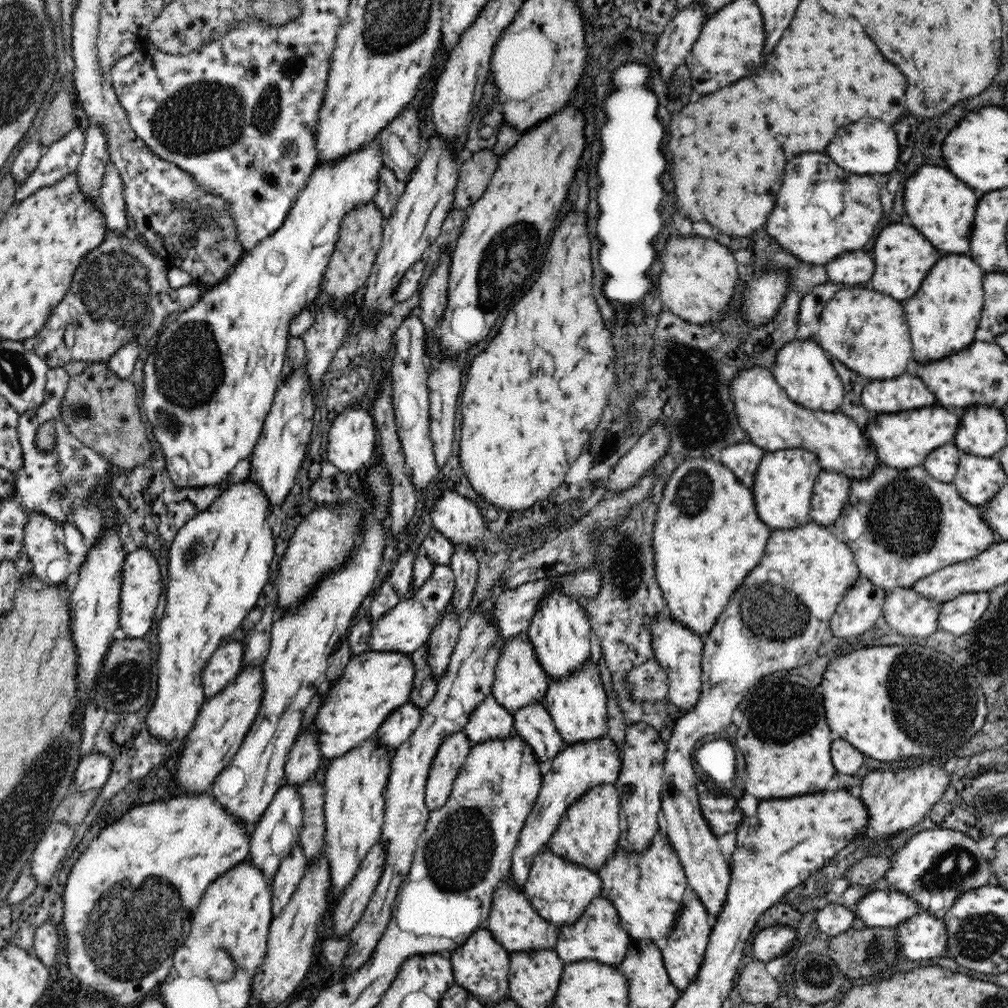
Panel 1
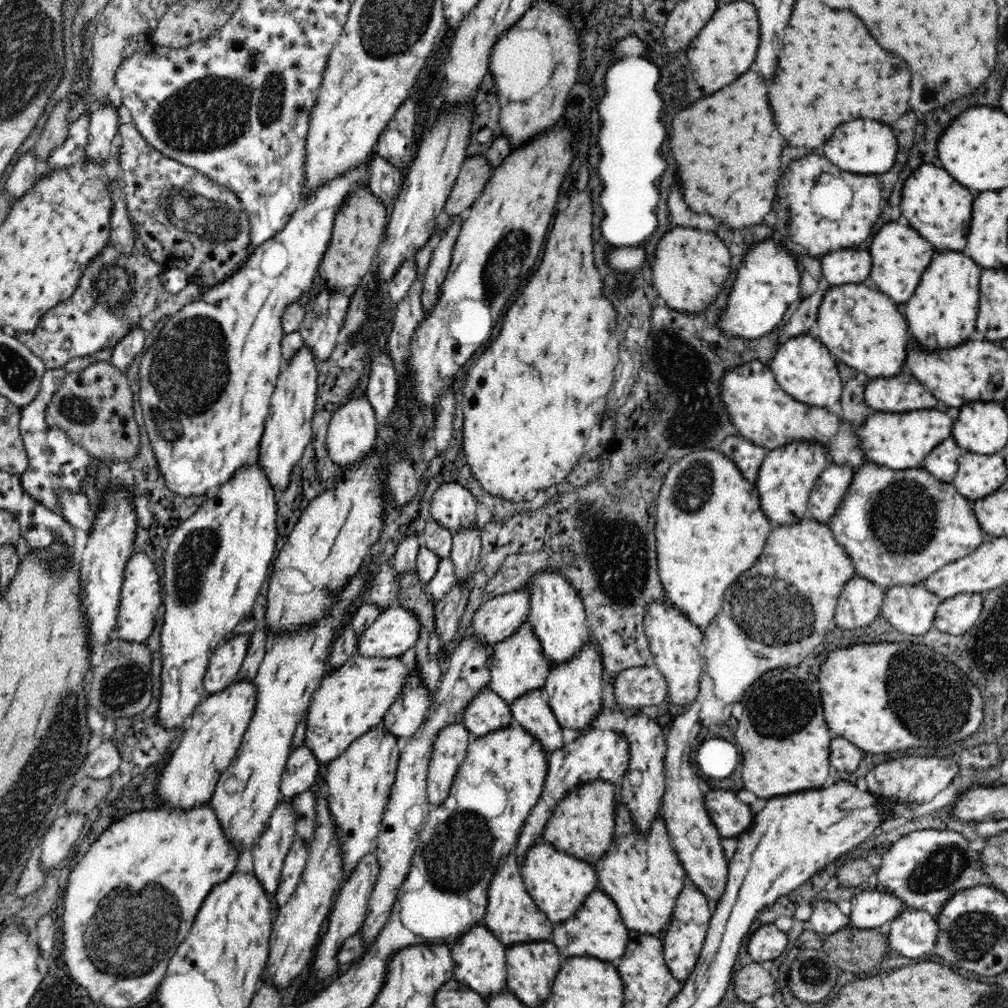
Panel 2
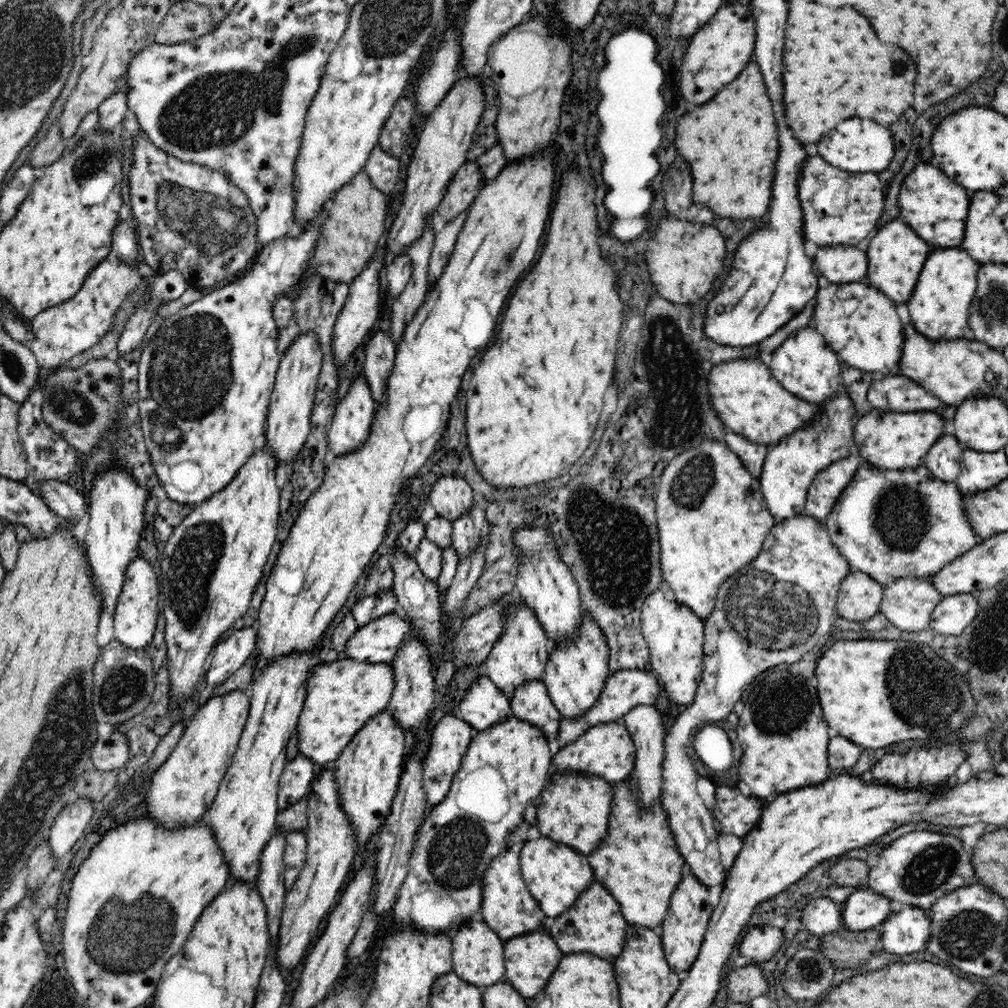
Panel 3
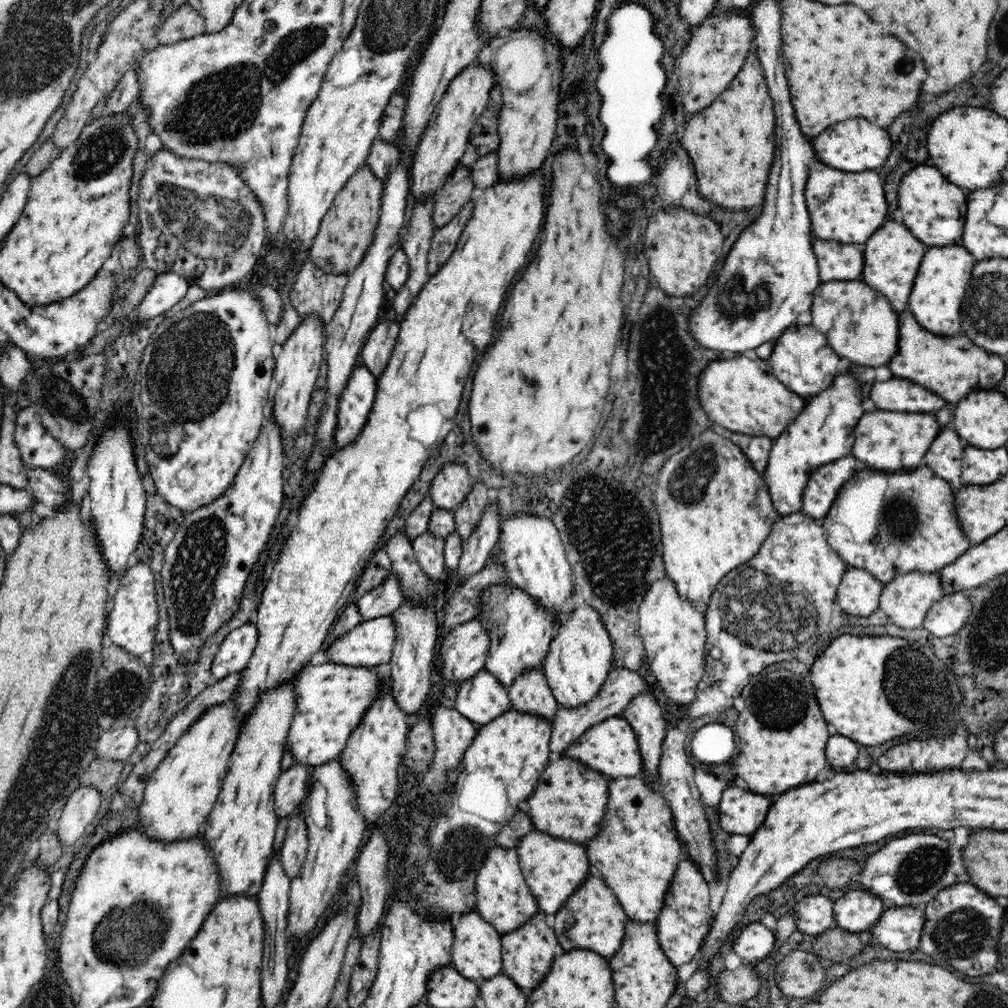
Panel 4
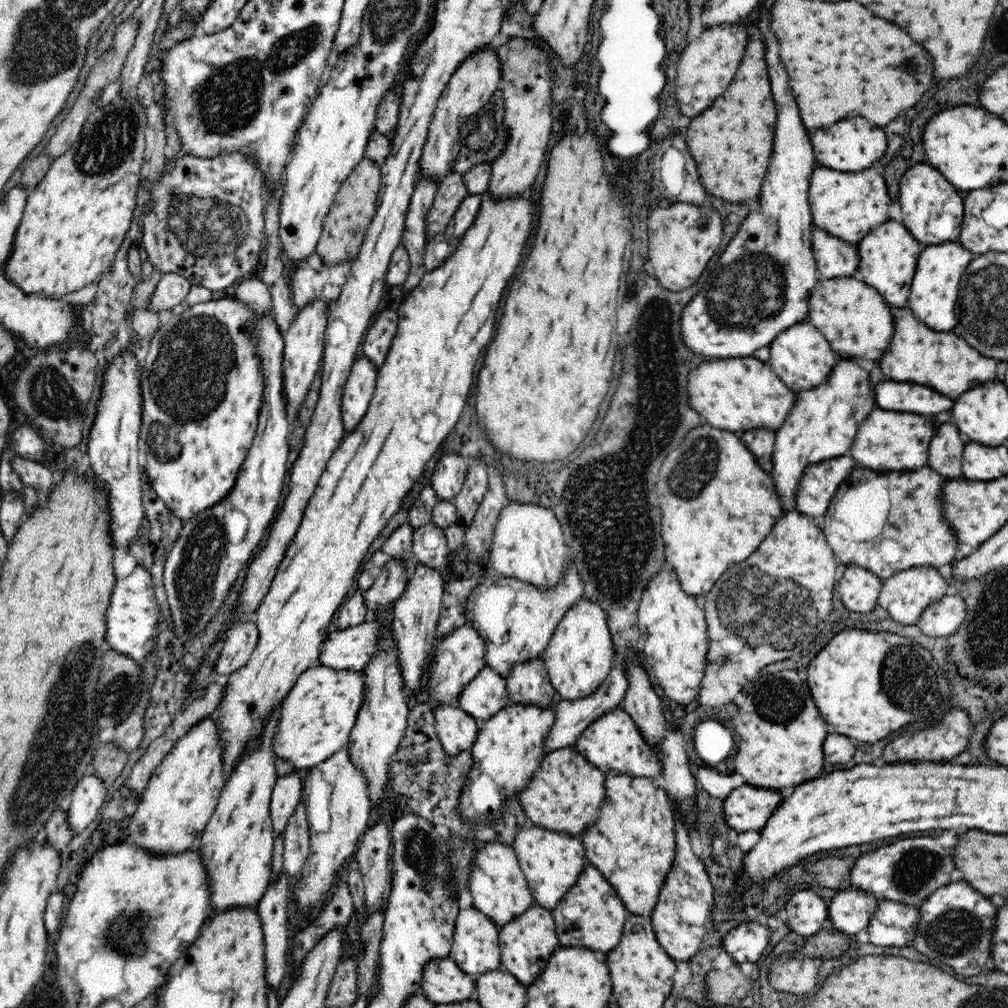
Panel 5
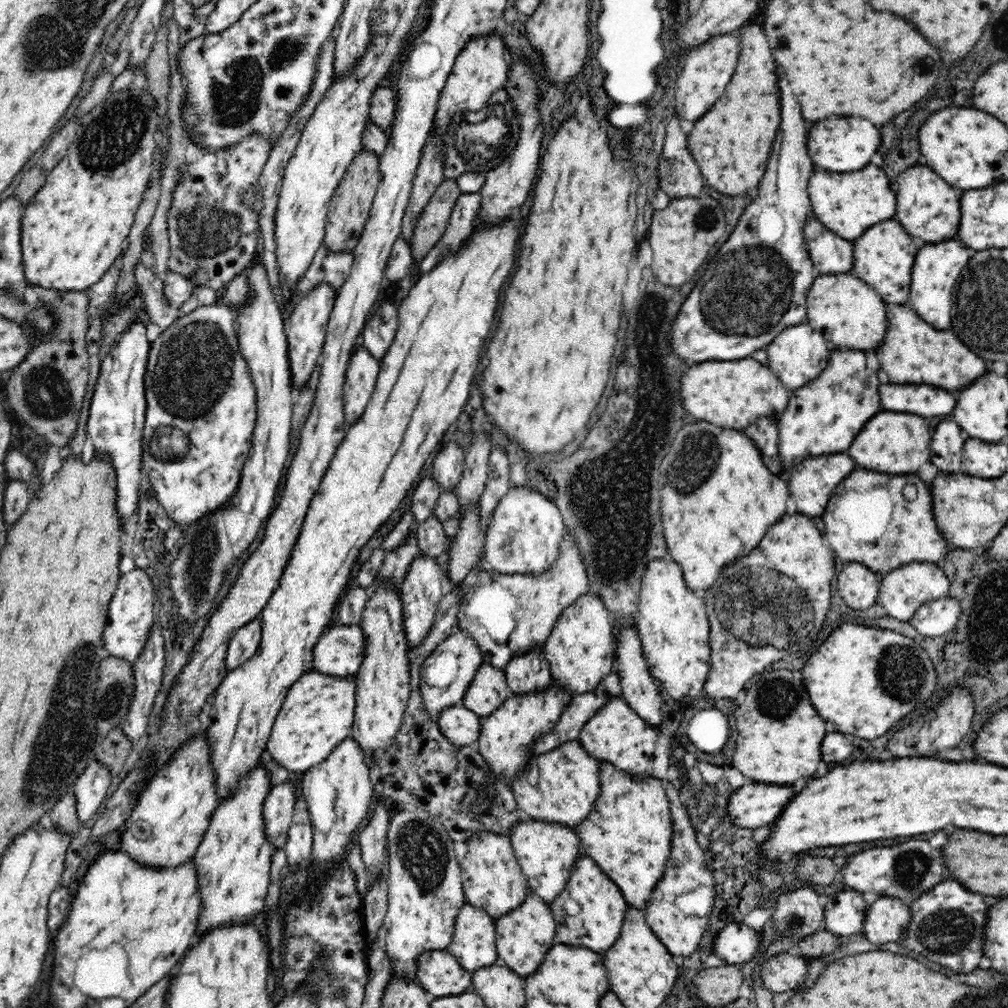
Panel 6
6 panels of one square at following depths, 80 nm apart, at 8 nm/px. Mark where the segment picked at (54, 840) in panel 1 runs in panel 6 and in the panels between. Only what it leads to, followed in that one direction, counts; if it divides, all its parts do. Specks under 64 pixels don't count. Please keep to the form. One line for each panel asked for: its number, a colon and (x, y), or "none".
2: (56, 843)
3: (70, 824)
4: (80, 809)
5: (88, 795)
6: (91, 787)

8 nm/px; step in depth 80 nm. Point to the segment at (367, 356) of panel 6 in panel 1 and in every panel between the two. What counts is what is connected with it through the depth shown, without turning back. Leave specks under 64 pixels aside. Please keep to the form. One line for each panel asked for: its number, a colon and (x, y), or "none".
1: (352, 437)
2: (352, 433)
3: (350, 427)
4: (356, 400)
5: (358, 391)

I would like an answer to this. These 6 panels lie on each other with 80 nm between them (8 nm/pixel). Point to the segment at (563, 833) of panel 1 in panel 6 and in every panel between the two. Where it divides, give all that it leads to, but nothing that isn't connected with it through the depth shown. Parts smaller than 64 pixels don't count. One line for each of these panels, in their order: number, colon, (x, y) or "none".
2: (582, 825)
3: (573, 809)
4: (569, 802)
5: (565, 794)
6: (561, 786)

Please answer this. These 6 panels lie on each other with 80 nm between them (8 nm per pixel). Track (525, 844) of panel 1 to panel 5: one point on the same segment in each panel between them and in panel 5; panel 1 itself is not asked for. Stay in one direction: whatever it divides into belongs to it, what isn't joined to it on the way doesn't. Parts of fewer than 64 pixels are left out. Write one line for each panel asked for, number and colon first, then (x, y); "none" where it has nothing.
2: (597, 754)
3: (606, 750)
4: (610, 747)
5: (613, 742)

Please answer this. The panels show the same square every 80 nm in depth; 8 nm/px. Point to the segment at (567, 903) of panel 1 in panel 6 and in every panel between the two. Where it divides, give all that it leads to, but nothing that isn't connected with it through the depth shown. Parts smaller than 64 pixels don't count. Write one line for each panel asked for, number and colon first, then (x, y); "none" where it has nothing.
2: (559, 884)
3: (555, 874)
4: (553, 868)
5: (552, 861)
6: (546, 852)

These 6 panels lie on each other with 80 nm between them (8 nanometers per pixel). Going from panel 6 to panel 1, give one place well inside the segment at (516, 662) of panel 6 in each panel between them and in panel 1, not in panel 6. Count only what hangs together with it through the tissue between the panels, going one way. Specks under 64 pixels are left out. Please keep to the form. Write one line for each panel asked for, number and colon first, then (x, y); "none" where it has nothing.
1: (533, 724)
2: (532, 712)
3: (530, 702)
4: (530, 693)
5: (528, 682)

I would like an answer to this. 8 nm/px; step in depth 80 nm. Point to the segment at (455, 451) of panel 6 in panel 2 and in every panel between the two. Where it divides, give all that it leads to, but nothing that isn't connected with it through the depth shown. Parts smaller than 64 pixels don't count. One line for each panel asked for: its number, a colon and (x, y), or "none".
2: (453, 506)
3: (451, 496)
4: (449, 487)
5: (448, 476)

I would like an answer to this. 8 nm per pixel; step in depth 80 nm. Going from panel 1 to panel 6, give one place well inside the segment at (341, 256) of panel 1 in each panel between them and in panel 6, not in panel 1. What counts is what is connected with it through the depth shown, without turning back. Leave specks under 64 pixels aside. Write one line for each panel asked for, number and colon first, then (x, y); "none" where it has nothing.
2: (359, 226)
3: (356, 221)
4: (346, 230)
5: (344, 228)
6: (349, 209)

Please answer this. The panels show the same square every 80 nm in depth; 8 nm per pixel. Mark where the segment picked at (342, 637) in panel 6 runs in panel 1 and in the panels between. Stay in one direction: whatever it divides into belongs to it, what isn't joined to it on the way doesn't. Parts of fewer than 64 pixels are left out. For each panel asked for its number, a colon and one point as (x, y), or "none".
1: (408, 626)
2: (395, 631)
3: (377, 642)
4: (370, 644)
5: (351, 649)

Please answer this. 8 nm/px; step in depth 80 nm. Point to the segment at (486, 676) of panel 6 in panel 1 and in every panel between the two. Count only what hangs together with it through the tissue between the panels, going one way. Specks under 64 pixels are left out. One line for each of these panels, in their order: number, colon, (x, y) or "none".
1: (490, 721)
2: (487, 712)
3: (483, 705)
4: (482, 698)
5: (487, 694)

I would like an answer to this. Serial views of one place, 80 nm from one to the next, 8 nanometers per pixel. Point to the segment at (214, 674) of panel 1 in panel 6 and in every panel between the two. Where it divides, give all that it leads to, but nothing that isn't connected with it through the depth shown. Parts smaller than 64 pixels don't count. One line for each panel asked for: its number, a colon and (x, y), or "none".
2: (224, 664)
3: (228, 655)
4: (234, 652)
5: (240, 641)
6: (245, 641)

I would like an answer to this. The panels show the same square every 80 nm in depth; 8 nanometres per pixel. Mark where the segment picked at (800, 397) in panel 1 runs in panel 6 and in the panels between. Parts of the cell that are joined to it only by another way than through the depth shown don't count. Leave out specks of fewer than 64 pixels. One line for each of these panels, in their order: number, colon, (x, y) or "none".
2: (804, 368)
3: (804, 364)
4: (802, 359)
5: (802, 358)
6: (797, 355)

